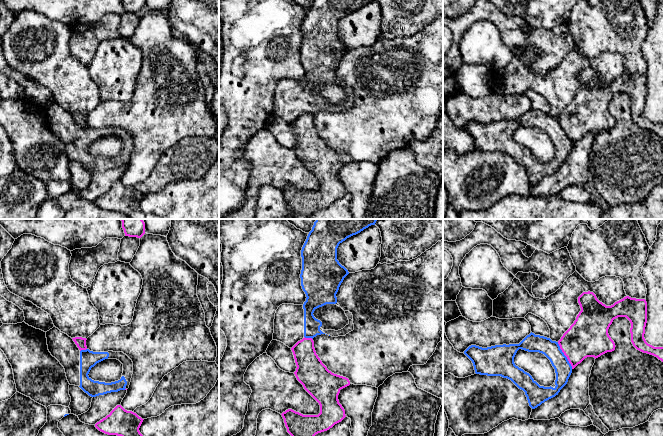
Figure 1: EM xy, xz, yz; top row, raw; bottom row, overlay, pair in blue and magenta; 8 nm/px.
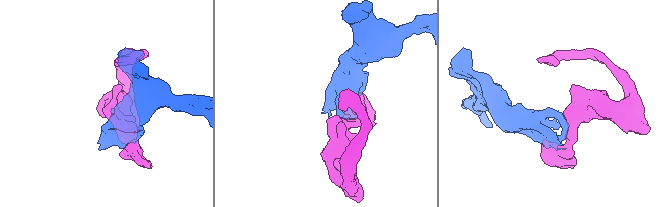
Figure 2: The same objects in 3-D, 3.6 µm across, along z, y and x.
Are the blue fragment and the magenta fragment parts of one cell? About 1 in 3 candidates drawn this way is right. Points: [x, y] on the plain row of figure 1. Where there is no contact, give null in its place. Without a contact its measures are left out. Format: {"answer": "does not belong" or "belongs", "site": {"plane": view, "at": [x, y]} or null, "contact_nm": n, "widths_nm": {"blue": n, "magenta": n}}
{"answer": "does not belong", "site": {"plane": "yz", "at": [564, 131]}, "contact_nm": 240, "widths_nm": {"blue": 140, "magenta": 320}}

